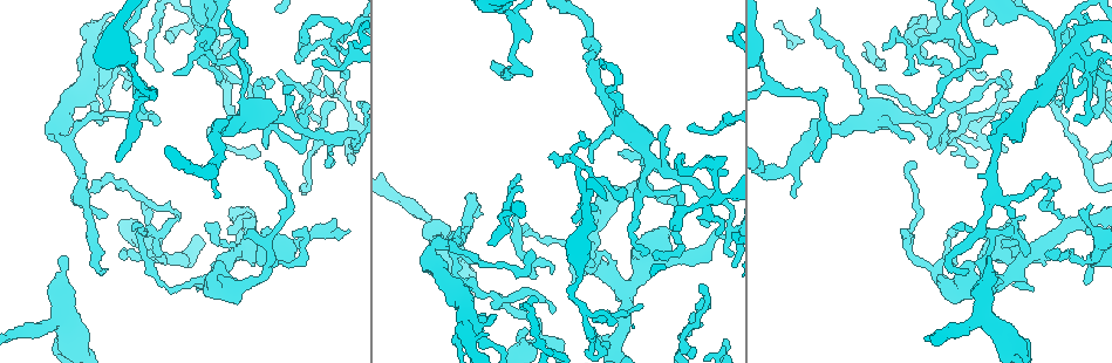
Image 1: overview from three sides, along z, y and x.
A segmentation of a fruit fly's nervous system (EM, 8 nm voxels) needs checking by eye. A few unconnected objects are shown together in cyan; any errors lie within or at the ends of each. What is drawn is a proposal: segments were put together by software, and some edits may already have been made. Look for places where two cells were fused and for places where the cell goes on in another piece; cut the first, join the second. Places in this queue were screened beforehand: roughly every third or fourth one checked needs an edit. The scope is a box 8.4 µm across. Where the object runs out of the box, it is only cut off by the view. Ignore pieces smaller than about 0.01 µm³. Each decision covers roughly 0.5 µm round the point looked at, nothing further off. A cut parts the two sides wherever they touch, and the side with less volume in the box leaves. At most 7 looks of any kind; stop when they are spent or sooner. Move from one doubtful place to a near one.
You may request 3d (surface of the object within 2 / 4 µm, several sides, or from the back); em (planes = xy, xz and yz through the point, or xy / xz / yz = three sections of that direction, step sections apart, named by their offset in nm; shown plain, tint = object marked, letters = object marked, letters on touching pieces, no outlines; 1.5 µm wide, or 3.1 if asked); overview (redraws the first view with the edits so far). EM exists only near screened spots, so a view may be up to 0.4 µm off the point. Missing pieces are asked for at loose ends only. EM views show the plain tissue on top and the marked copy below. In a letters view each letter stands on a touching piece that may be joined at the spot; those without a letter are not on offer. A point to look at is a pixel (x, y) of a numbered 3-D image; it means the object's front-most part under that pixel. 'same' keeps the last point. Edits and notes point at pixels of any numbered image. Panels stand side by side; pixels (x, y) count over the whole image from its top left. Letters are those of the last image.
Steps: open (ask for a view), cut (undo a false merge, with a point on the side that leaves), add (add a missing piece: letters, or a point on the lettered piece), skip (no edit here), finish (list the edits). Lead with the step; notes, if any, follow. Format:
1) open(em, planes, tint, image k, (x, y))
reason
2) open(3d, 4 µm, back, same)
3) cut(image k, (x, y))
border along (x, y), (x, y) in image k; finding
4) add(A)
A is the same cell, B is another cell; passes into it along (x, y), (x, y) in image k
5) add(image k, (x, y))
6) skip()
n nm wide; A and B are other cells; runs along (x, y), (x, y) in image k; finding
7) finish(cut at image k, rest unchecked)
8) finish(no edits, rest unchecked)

open(3d, 4 µm, image 1, (302, 43))
branch stops here

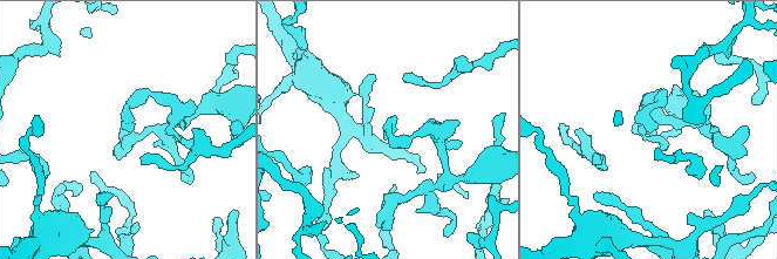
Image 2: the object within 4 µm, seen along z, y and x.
open(em, planes, letters, image 2, (387, 138))

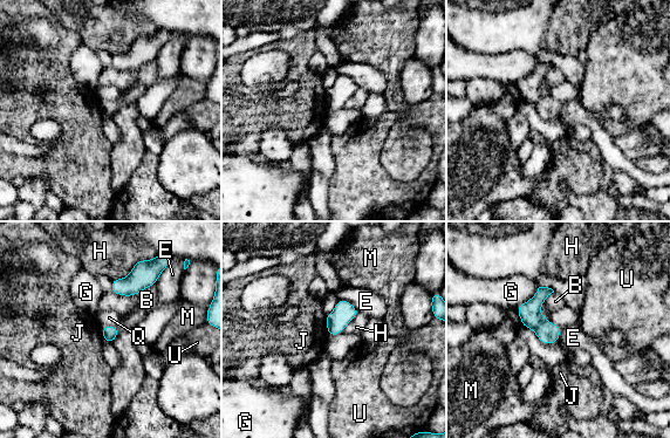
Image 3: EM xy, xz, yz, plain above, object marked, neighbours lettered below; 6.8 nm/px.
skip()
100 nm wide; B, E, G, H, J, M, Q and U are other cells; border along (337, 298), (348, 300), (359, 312) in image 3; none of them fits

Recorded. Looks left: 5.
open(3d, 4 µm, image 1, (342, 76))

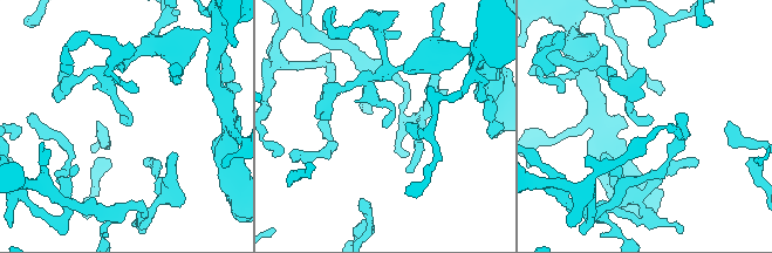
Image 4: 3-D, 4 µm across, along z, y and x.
open(em, planes, letters, image 4, (123, 120))

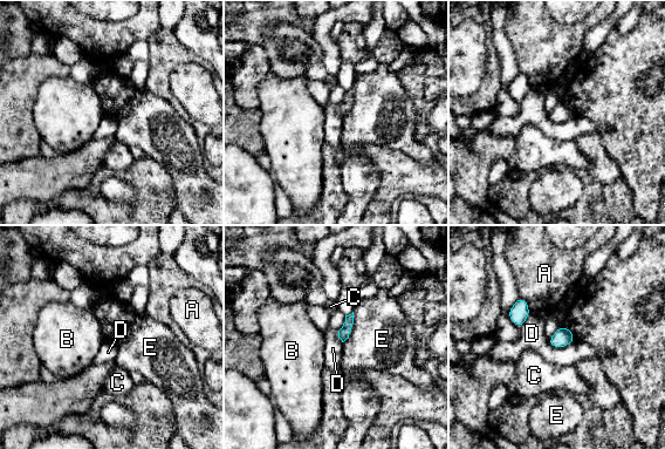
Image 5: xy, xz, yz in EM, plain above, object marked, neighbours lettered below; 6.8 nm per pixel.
skip()
80 nm wide; A, B, C, D and E are other cells; border along (575, 339), (561, 347), (547, 342) in image 5; no lettered piece goes on from it

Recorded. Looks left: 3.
open(3d, 4 µm, back, image 1, (532, 296))
free end

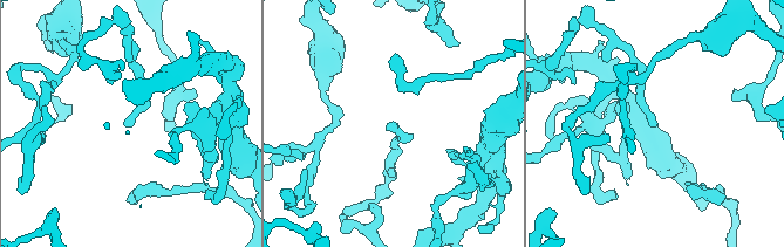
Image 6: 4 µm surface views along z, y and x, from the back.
open(em, planes, letters, image 6, (132, 124))

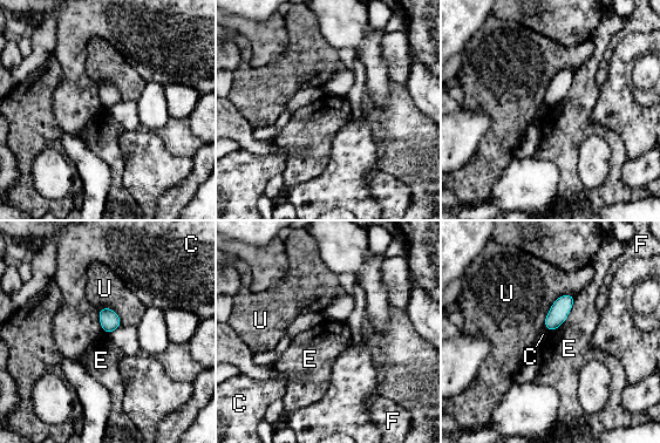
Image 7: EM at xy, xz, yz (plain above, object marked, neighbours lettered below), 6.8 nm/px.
skip()
140 nm wide; C, E, F and U are other cells; border along (97, 311), (97, 318), (103, 332) in image 7; none of them fits

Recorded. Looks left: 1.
finish(no edits, rest unchecked)

